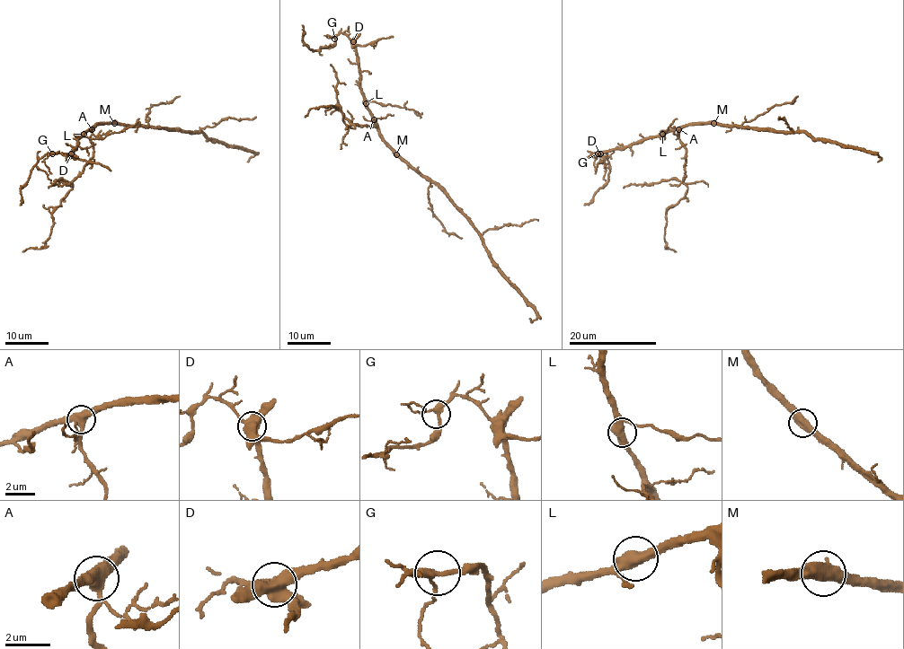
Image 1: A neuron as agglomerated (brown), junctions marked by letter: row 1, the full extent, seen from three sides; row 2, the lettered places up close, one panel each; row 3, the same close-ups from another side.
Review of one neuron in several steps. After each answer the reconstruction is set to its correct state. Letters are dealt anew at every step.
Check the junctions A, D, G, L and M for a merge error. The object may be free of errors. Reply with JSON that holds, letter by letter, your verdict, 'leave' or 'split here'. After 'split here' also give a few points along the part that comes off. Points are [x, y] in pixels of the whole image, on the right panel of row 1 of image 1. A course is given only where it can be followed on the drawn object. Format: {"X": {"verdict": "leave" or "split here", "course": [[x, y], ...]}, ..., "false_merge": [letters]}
{"A": {"verdict": "leave"}, "D": {"verdict": "split here", "course": [[600, 154], [591, 153], [606, 153], [608, 180], [584, 206]]}, "G": {"verdict": "leave"}, "L": {"verdict": "leave"}, "M": {"verdict": "leave"}, "false_merge": ["D"]}

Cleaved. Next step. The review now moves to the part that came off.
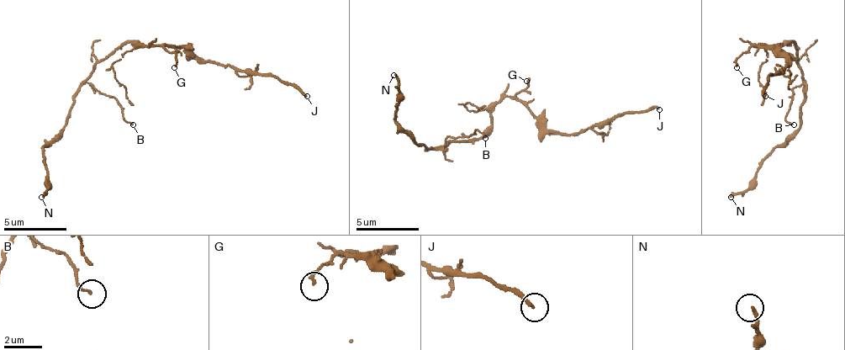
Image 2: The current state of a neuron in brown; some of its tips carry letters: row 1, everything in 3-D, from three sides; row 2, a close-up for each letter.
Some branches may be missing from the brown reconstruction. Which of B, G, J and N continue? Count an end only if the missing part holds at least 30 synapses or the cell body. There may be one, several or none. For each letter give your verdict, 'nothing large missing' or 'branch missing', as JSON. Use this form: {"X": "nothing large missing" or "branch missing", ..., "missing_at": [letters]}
{"B": "nothing large missing", "G": "nothing large missing", "J": "branch missing", "N": "nothing large missing", "missing_at": ["J"]}

